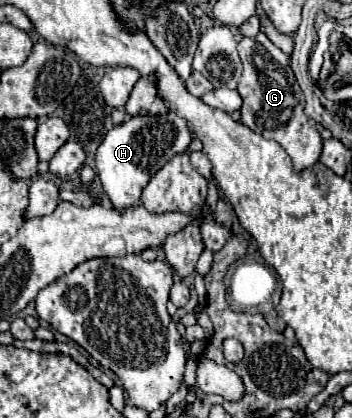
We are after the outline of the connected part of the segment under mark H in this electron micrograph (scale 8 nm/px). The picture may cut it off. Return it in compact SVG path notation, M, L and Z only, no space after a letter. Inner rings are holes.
M173 111L165 113L165 115L157 115L157 117L127 117L129 121L113 127L107 137L103 139L103 143L99 145L97 149L97 155L95 155L95 167L97 167L97 175L101 179L101 185L103 185L103 191L107 193L107 197L111 199L113 203L113 209L117 211L125 211L125 207L135 207L139 205L139 197L141 197L141 191L143 187L149 183L149 179L177 153L187 153L187 145L191 143L191 133L187 129L187 123L177 117Z

